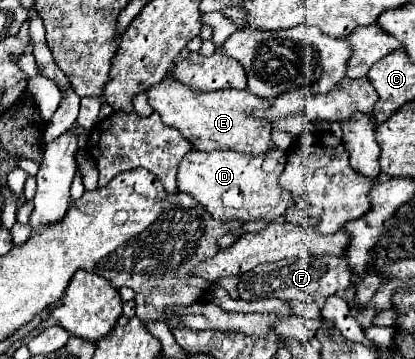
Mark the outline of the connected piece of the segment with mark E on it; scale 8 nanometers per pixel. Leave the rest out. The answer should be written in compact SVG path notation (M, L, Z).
M168 78L148 90L148 100L150 106L162 116L162 122L180 130L182 136L192 142L194 150L200 152L234 150L240 154L258 156L274 148L270 138L272 132L270 122L262 122L262 118L254 118L254 110L266 110L266 106L270 106L270 100L258 98L248 90L230 88L230 90L202 94L190 90L182 82Z

